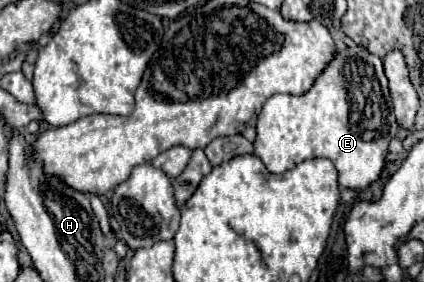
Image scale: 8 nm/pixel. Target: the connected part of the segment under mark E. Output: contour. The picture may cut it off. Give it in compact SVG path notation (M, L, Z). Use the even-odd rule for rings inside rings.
M338 42L332 62L306 94L274 94L266 100L256 122L254 152L274 174L292 170L304 160L328 158L338 170L340 188L364 190L368 184L378 180L388 144L396 134L398 122L392 114L392 98L382 60L376 58L376 54L370 54L364 46L346 46Z

